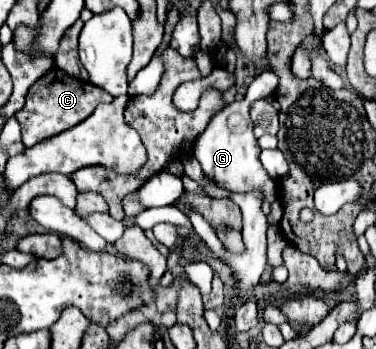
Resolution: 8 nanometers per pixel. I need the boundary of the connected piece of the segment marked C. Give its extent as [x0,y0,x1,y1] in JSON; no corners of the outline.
[16,67,114,147]

